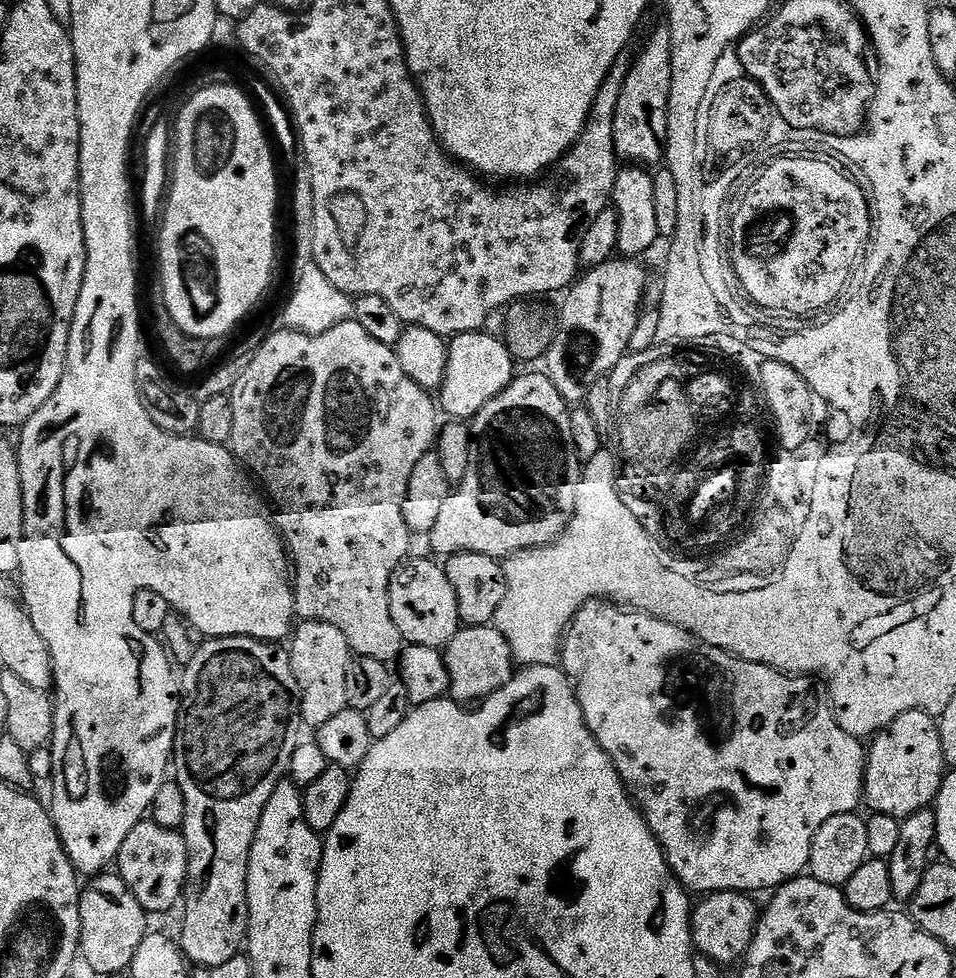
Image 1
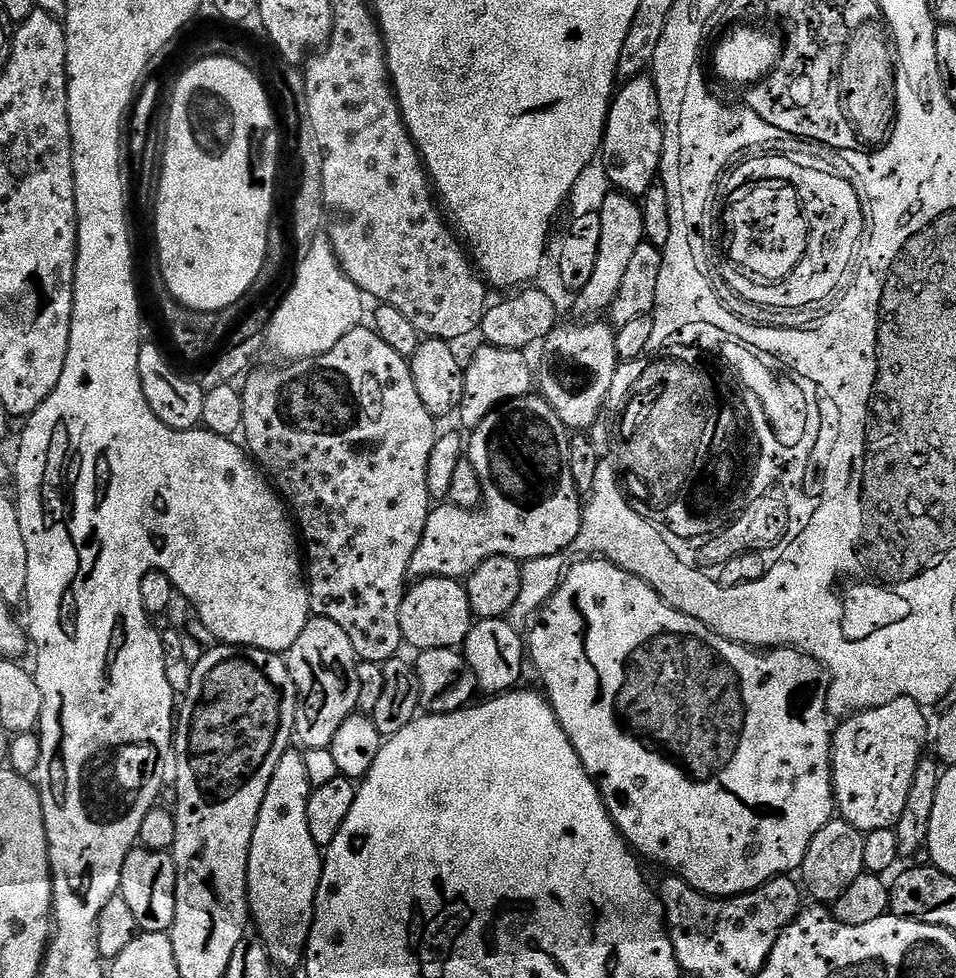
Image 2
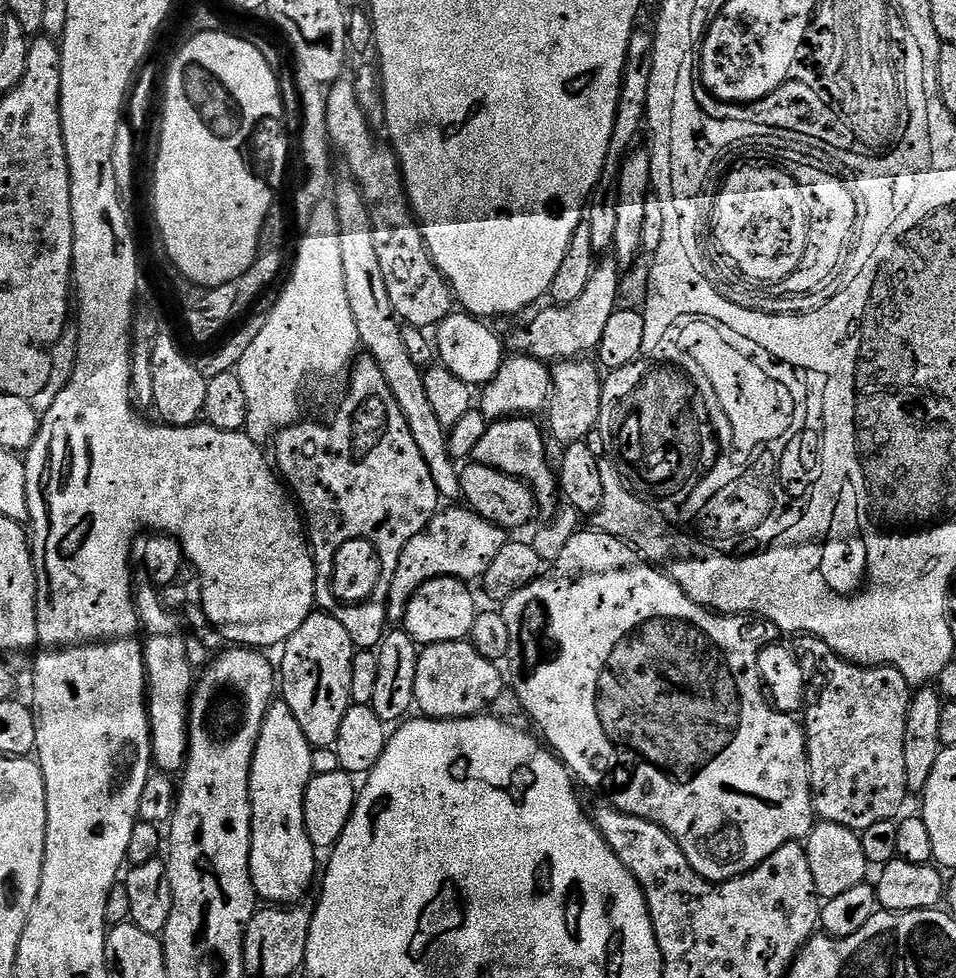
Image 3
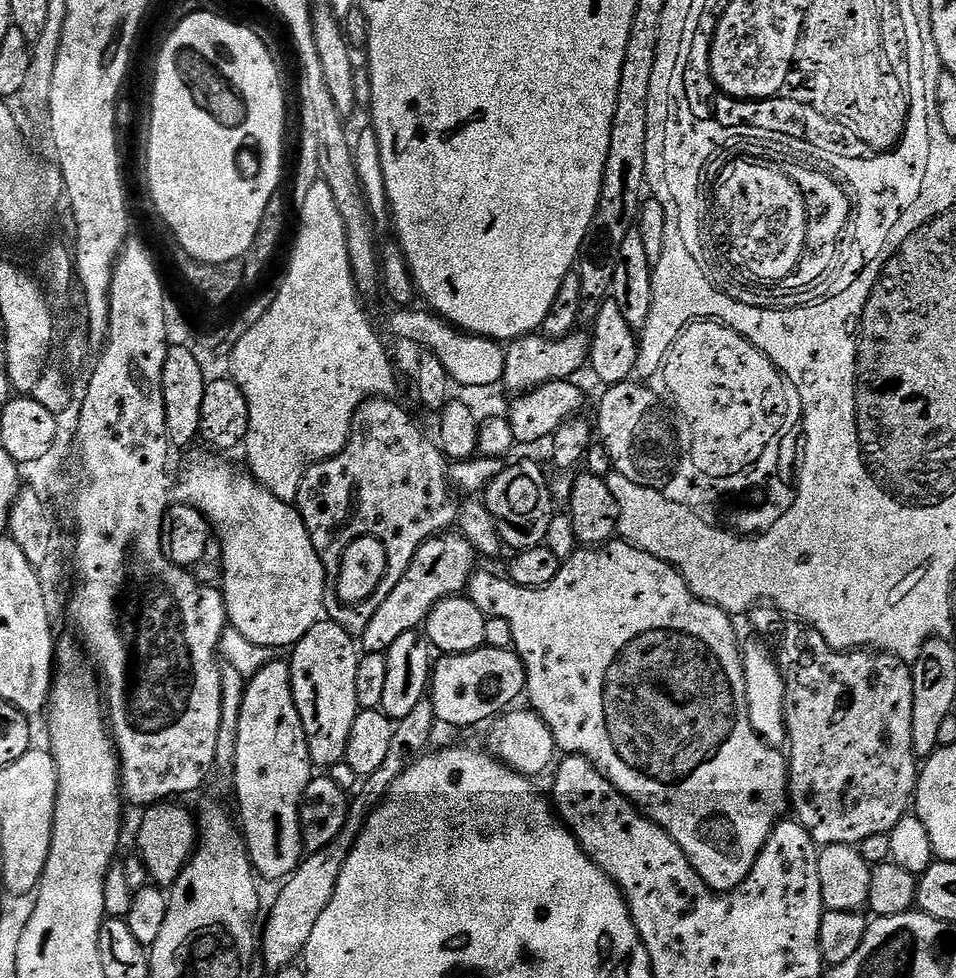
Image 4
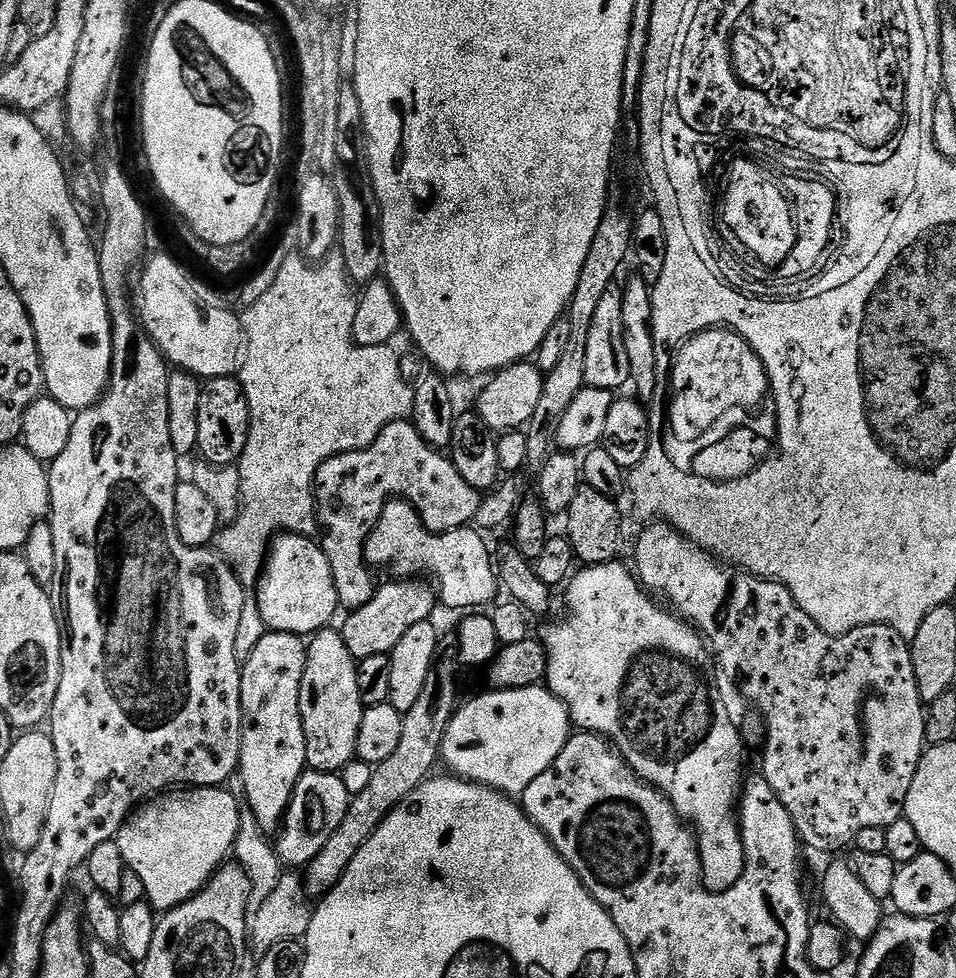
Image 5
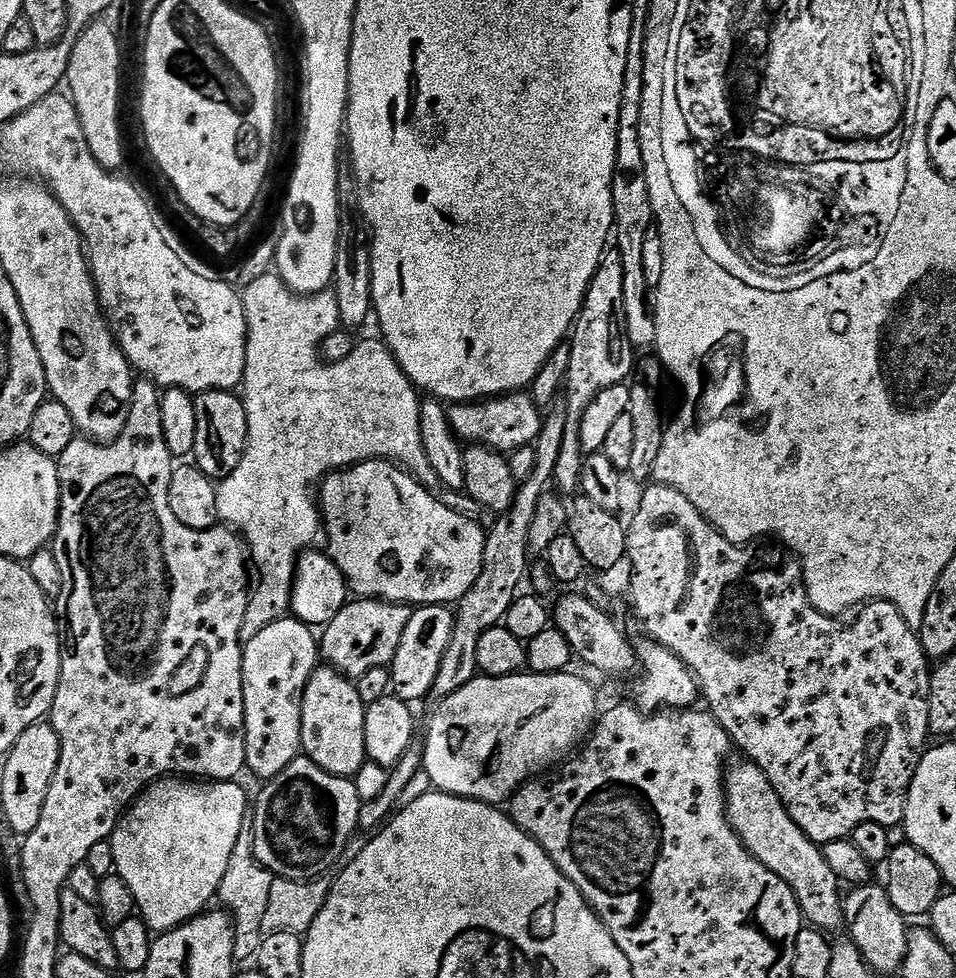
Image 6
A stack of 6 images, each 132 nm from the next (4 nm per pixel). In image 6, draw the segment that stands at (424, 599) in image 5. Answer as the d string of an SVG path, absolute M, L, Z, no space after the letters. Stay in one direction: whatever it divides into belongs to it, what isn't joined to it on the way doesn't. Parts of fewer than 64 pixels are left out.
M356 598L345 604L344 609L335 616L323 629L318 640L318 652L324 656L329 665L337 668L343 676L359 678L374 667L388 668L394 654L398 650L398 642L402 642L402 634L406 634L406 622L410 622L413 609L406 604L389 604L387 600L369 600Z

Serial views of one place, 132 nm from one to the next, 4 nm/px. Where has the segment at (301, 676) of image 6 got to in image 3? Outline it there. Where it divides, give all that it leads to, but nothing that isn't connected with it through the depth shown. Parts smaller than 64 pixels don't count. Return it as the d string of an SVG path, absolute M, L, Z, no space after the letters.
M283 702L269 708L254 750L250 770L250 806L252 807L252 845L250 874L257 897L272 906L300 902L312 879L317 879L318 850L306 834L304 795L314 775L313 747L302 734L294 714Z

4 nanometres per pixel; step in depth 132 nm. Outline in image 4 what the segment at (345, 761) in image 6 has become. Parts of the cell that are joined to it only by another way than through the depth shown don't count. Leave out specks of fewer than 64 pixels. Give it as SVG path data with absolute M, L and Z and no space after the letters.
M321 618L290 649L294 706L298 706L308 739L308 759L320 770L344 759L350 726L354 726L356 713L361 711L355 689L361 653L357 641L355 644L352 640L355 640L353 633L332 620Z

